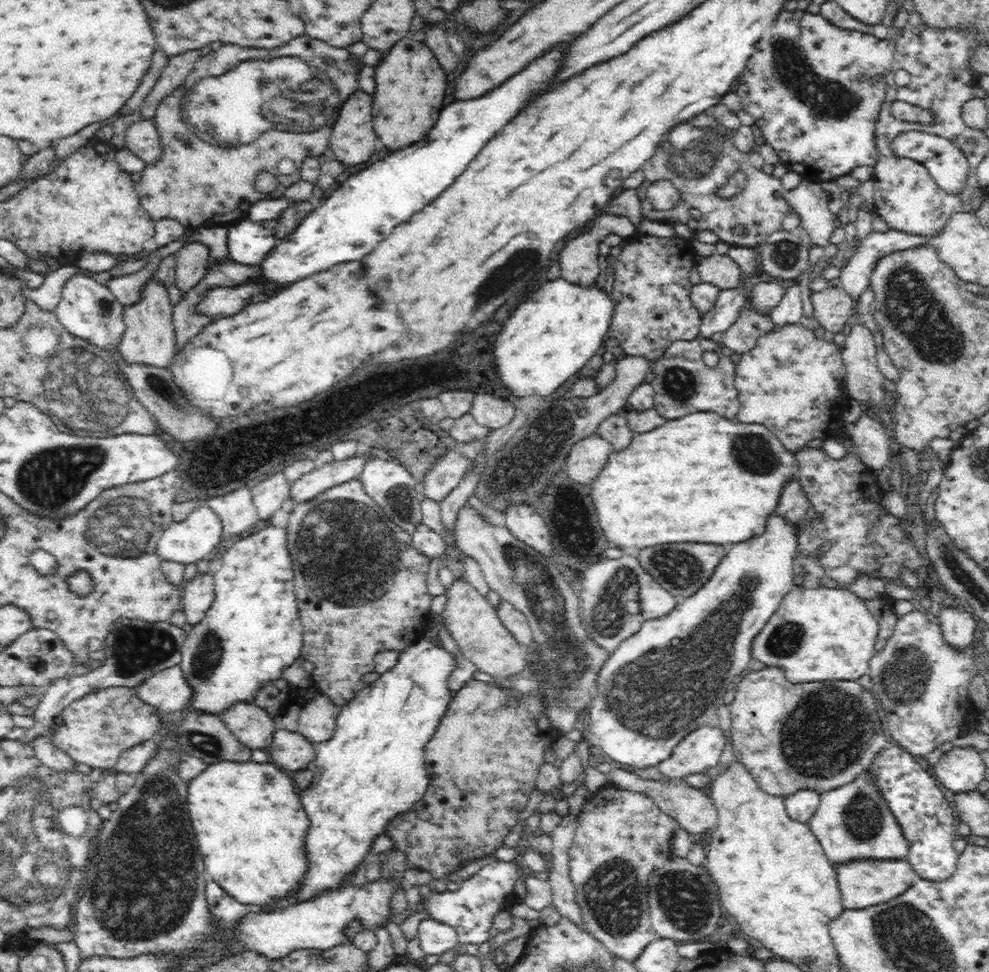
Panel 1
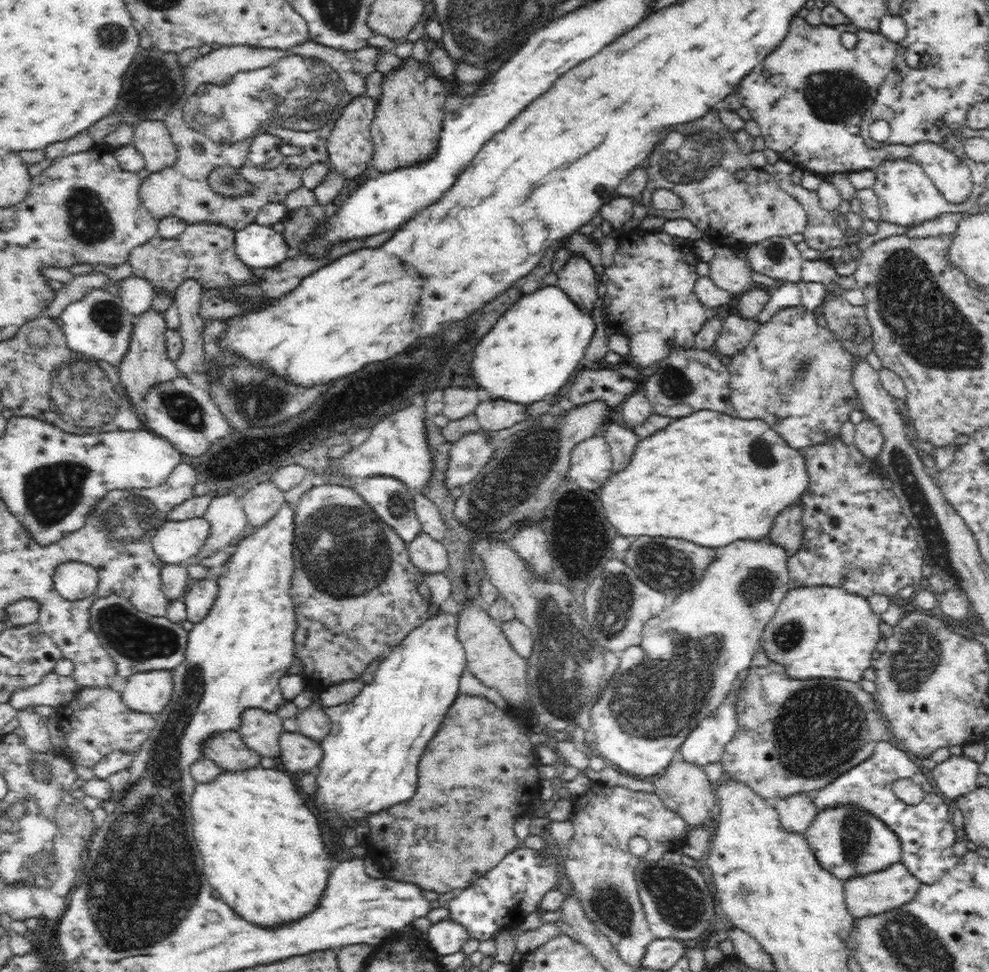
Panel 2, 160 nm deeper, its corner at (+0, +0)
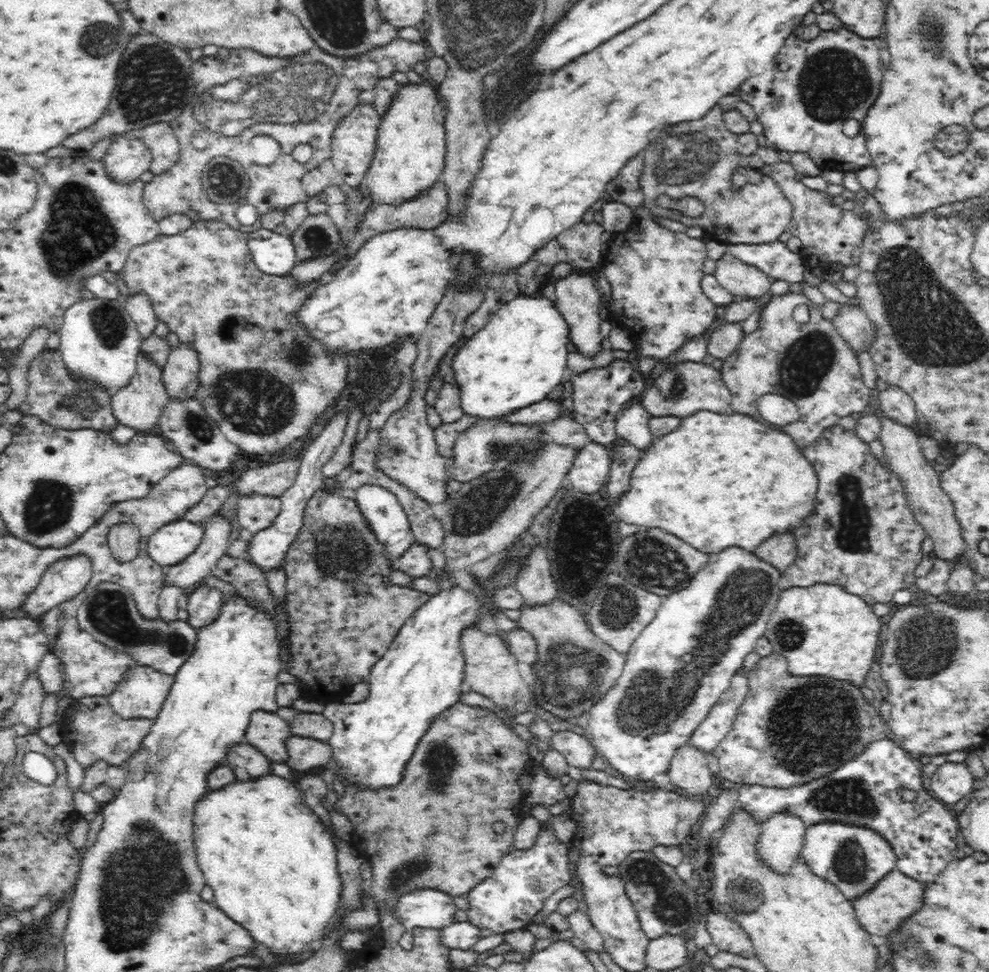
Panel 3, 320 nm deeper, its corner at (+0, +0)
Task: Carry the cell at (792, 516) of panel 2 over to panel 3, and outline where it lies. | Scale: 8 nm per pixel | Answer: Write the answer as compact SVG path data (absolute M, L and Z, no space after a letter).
M792 530L774 534L772 538L768 538L762 546L757 546L755 550L764 561L777 566L783 573L796 560L798 554L796 533Z

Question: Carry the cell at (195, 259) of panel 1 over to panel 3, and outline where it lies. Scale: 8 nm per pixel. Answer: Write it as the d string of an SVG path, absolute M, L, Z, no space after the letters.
M190 341L174 347L163 366L163 379L169 397L192 397L200 386L200 355Z

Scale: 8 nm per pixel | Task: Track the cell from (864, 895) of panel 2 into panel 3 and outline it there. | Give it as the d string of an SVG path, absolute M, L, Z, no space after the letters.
M898 868L891 870L872 888L851 900L858 923L872 936L876 935L878 939L892 934L892 931L896 930L904 919L916 914L916 911L922 906L925 885L902 873Z

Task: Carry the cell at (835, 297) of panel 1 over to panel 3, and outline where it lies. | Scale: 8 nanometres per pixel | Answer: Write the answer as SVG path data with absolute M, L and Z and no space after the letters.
M851 302L842 303L838 314L830 321L835 331L856 353L866 350L873 339L875 326L860 305L852 305Z

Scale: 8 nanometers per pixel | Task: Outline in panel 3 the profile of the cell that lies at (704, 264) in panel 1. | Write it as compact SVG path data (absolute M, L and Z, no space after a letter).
M728 252L716 261L713 275L720 286L739 300L752 298L762 301L769 296L770 277L755 266L744 264Z

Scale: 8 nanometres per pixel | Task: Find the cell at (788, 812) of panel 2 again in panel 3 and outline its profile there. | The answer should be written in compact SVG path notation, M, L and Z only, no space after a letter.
M776 811L762 823L759 851L764 862L780 873L788 871L803 847L806 822L796 814Z

